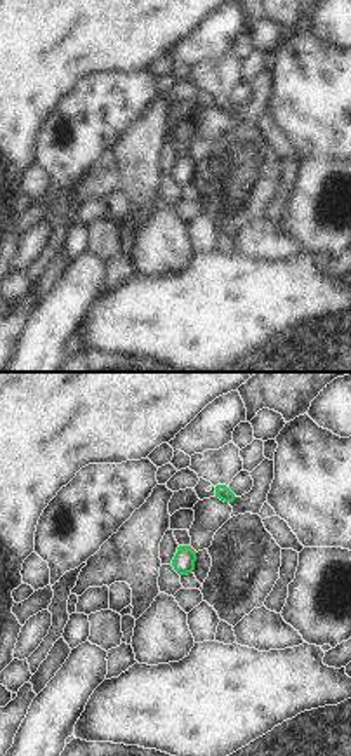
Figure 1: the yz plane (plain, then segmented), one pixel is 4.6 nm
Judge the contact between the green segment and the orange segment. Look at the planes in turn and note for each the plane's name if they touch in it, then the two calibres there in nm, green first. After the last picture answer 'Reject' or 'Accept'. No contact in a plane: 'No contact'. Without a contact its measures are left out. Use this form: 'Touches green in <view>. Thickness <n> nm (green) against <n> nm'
Touches green in yz. Thickness 100 nm (green) against 20 nm.

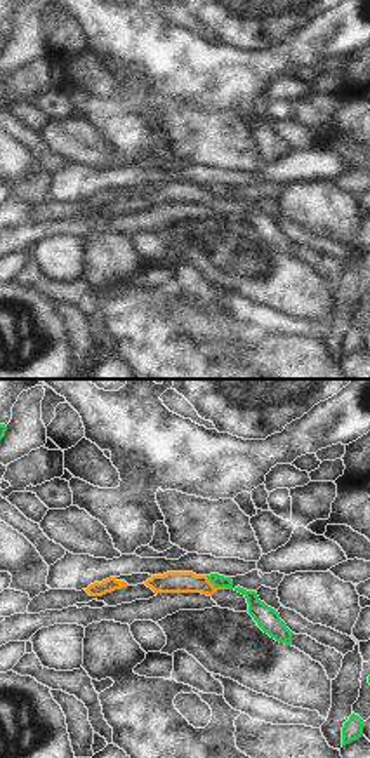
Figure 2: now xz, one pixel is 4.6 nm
Touches green in xz. Thickness 60 nm (green) against 100 nm.

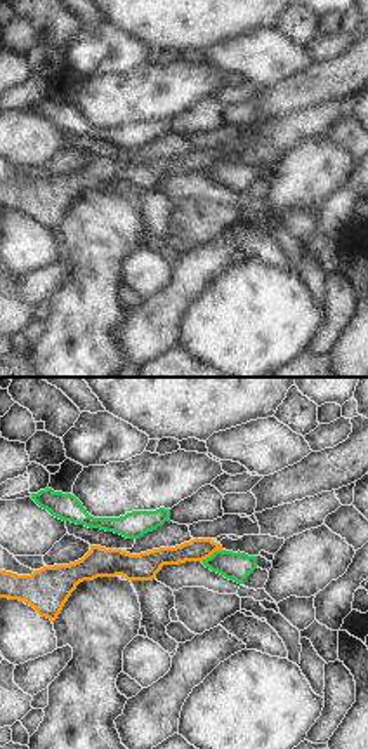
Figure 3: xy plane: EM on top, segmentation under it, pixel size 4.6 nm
Touches green in xy. Thickness 130 nm (green) against 110 nm.

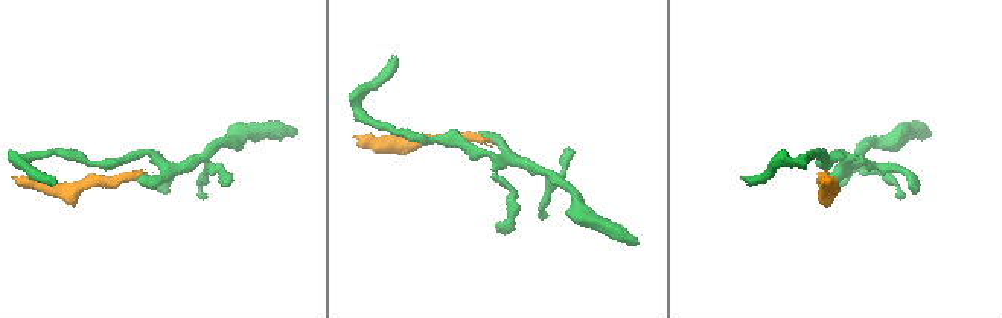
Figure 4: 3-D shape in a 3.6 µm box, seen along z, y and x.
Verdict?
Reject.

